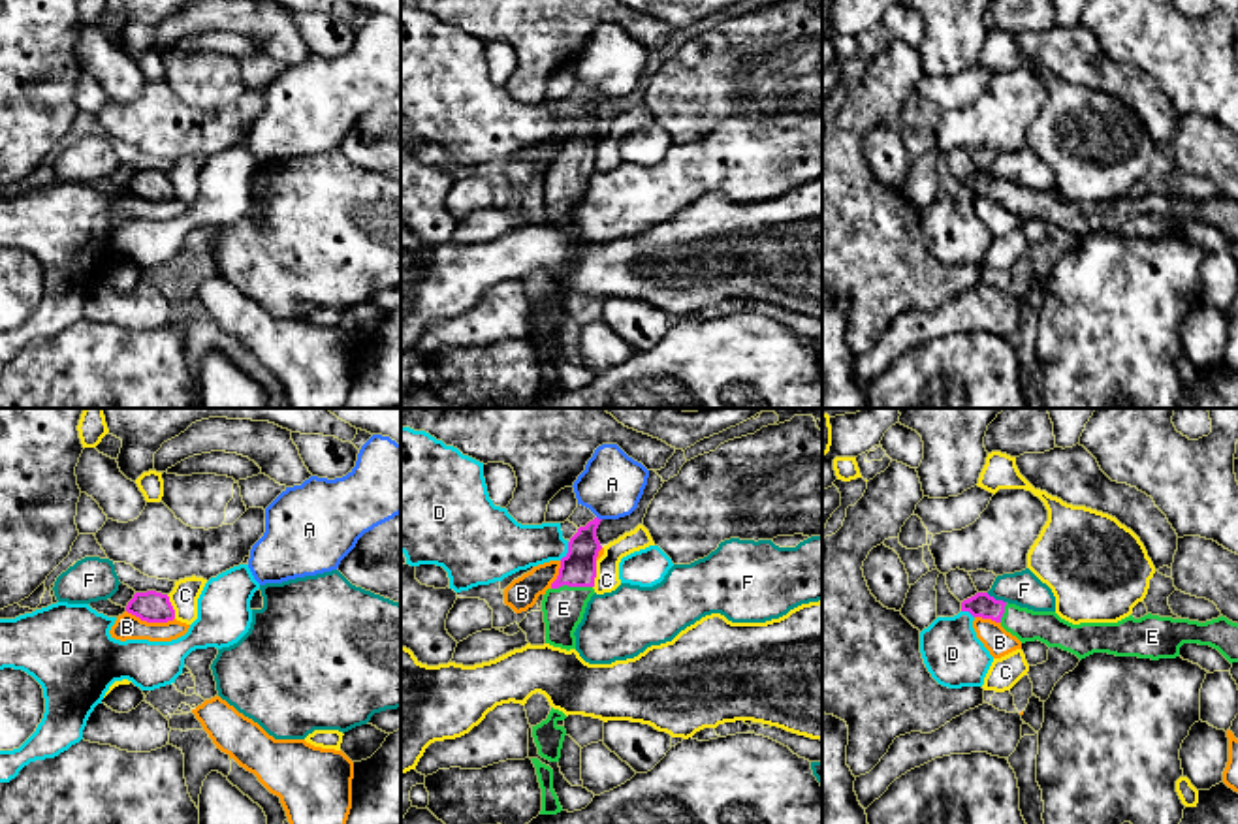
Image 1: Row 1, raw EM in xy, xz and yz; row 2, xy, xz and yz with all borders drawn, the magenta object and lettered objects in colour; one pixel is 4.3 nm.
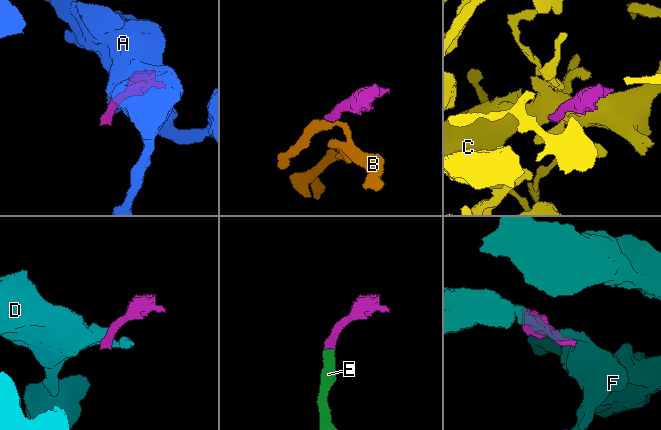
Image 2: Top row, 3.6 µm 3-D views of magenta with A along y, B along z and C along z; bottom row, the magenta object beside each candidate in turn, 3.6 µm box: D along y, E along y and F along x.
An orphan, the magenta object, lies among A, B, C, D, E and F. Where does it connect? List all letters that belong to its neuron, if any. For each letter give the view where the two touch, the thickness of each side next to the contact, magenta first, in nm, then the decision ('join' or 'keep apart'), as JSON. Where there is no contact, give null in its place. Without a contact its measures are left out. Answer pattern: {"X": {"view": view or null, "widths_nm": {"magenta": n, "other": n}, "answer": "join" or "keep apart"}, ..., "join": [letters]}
{"A": {"view": "xz", "widths_nm": {"magenta": 160, "other": 280}, "answer": "keep apart"}, "B": {"view": "xy", "widths_nm": {"magenta": 140, "other": 110}, "answer": "keep apart"}, "C": {"view": "xz", "widths_nm": {"magenta": 160, "other": 100}, "answer": "keep apart"}, "D": {"view": "xz", "widths_nm": {"magenta": 160, "other": 220}, "answer": "keep apart"}, "E": {"view": "xz", "widths_nm": {"magenta": 160, "other": 180}, "answer": "join"}, "F": {"view": "yz", "widths_nm": {"magenta": 100, "other": 150}, "answer": "keep apart"}, "join": ["E"]}

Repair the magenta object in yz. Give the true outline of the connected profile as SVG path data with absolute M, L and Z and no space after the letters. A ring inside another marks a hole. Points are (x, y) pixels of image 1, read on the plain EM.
M976 171L961 181L961 190L992 198L1022 222L1042 220L1076 233L1080 239L1093 231L1138 237L1176 237L1183 222L1210 224L1230 243L1238 241L1238 201L1217 196L1206 201L1159 194L1133 194L1118 201L1072 203L1055 190L1033 190Z

